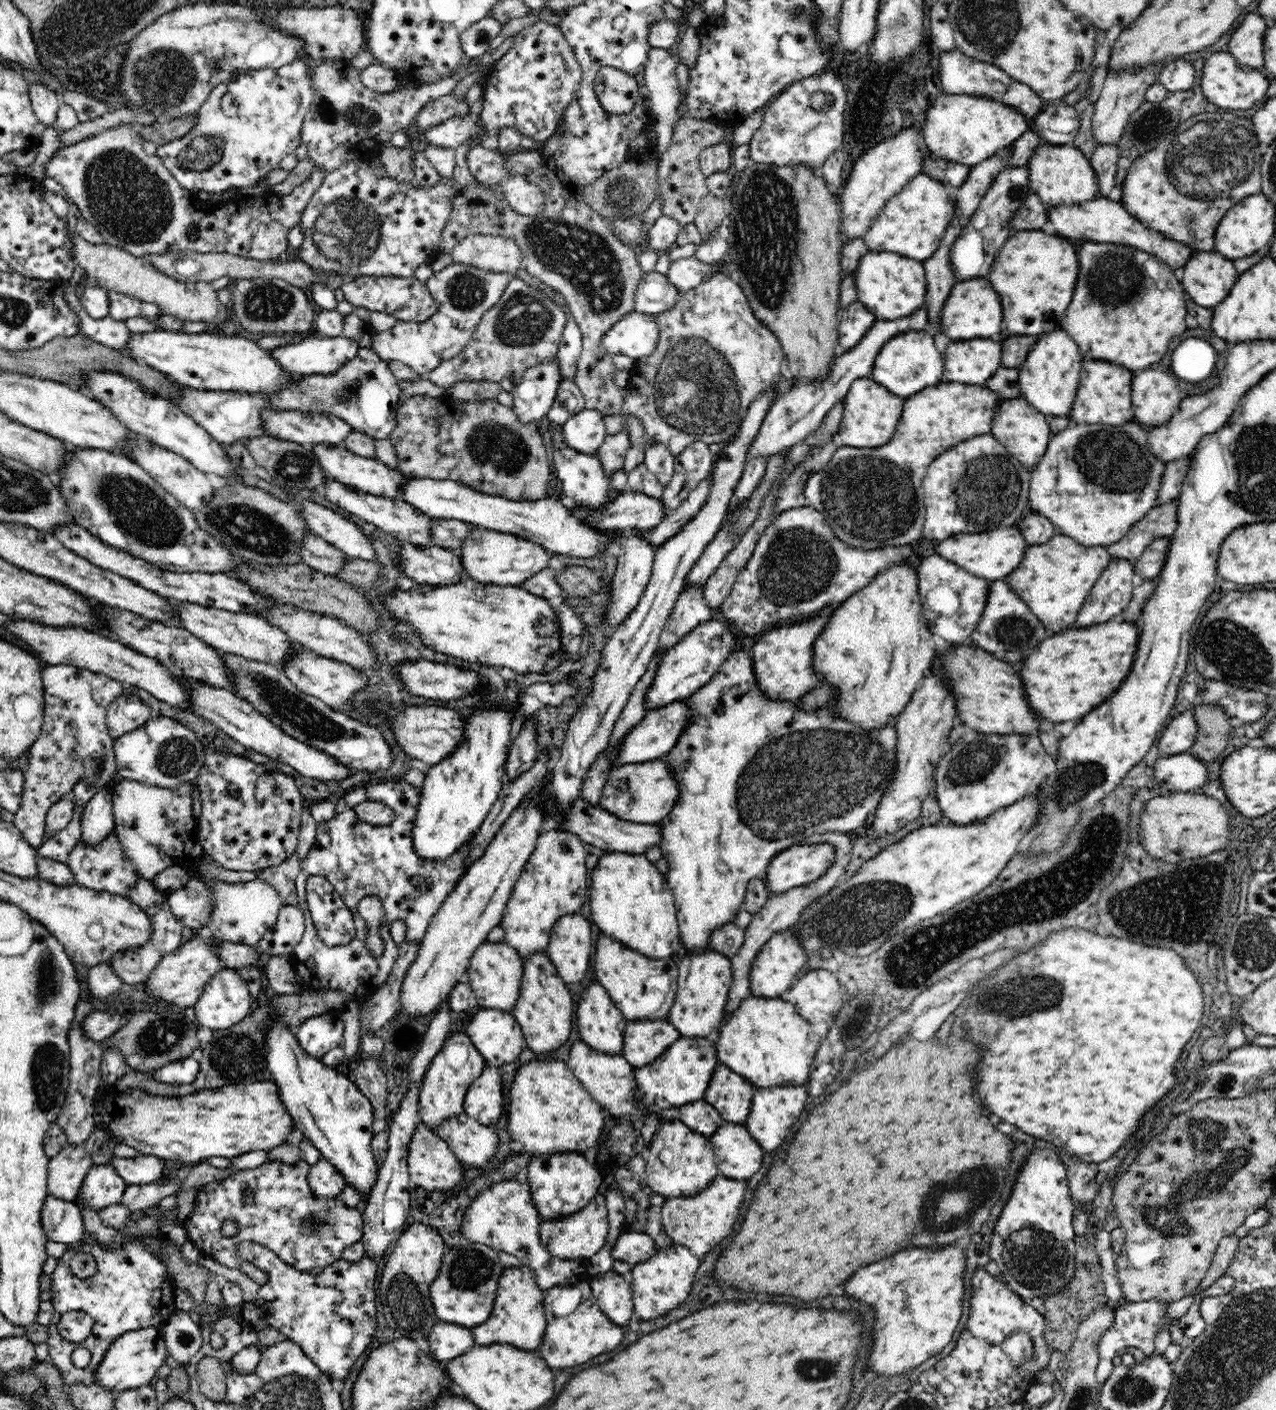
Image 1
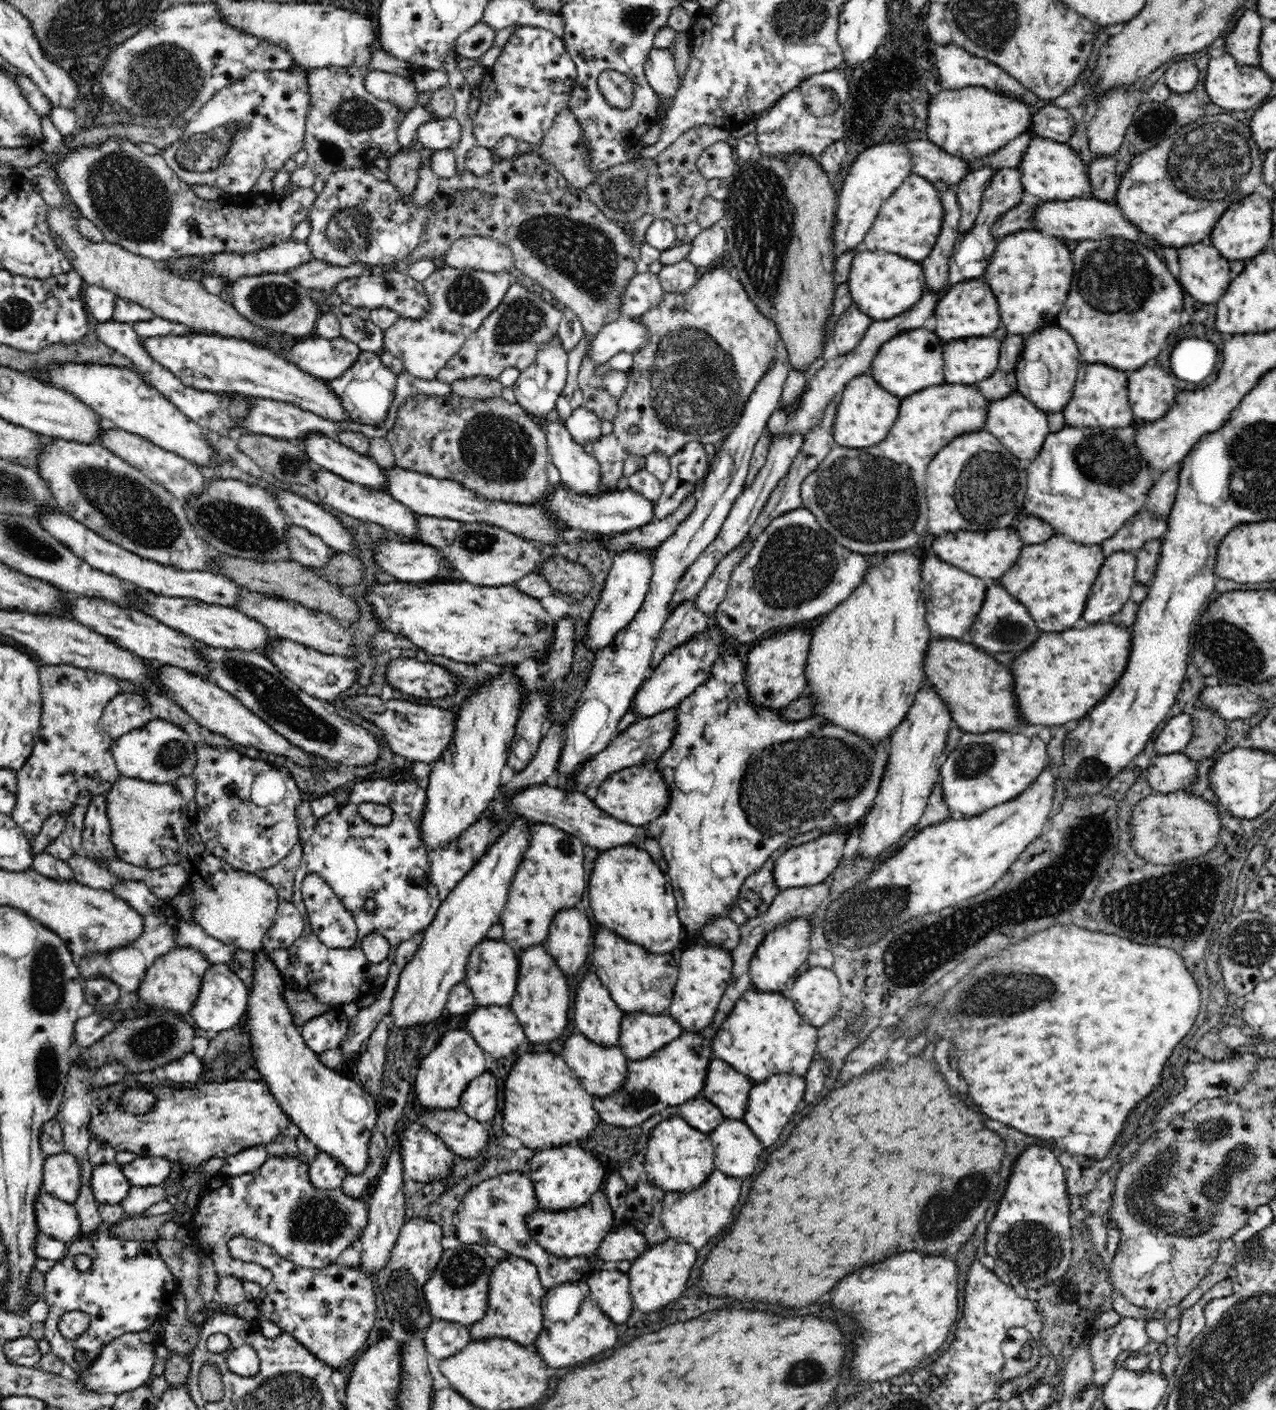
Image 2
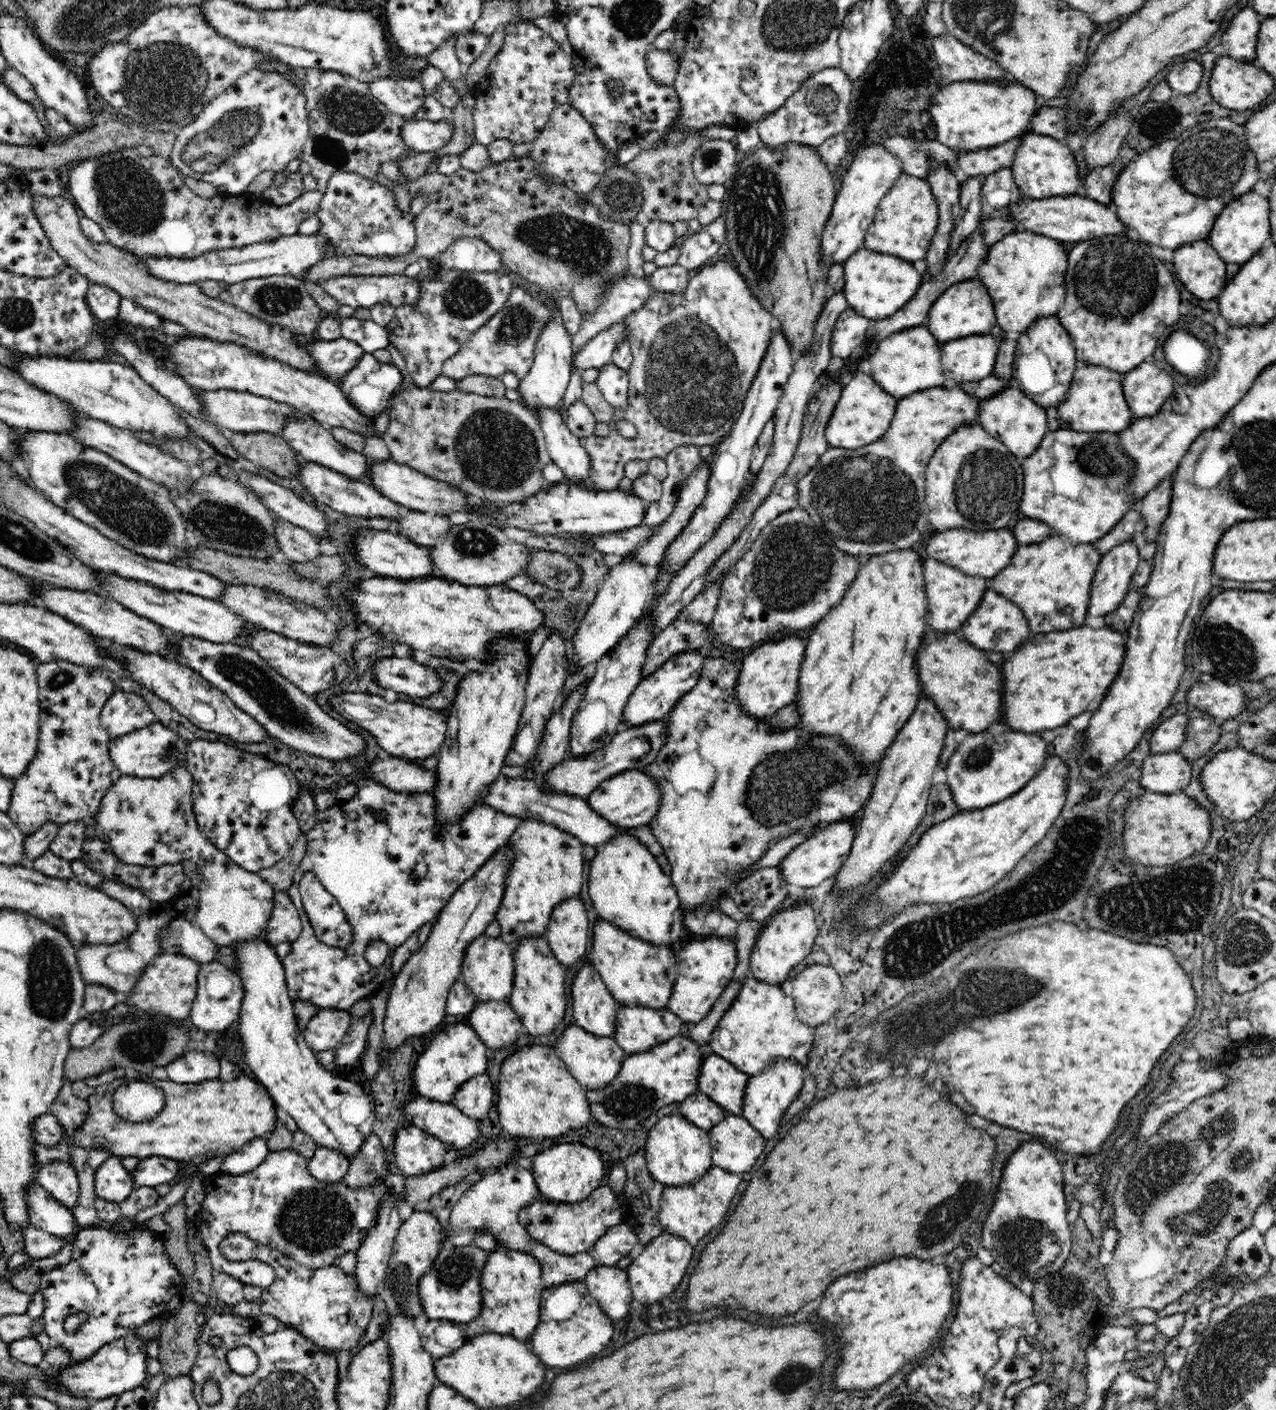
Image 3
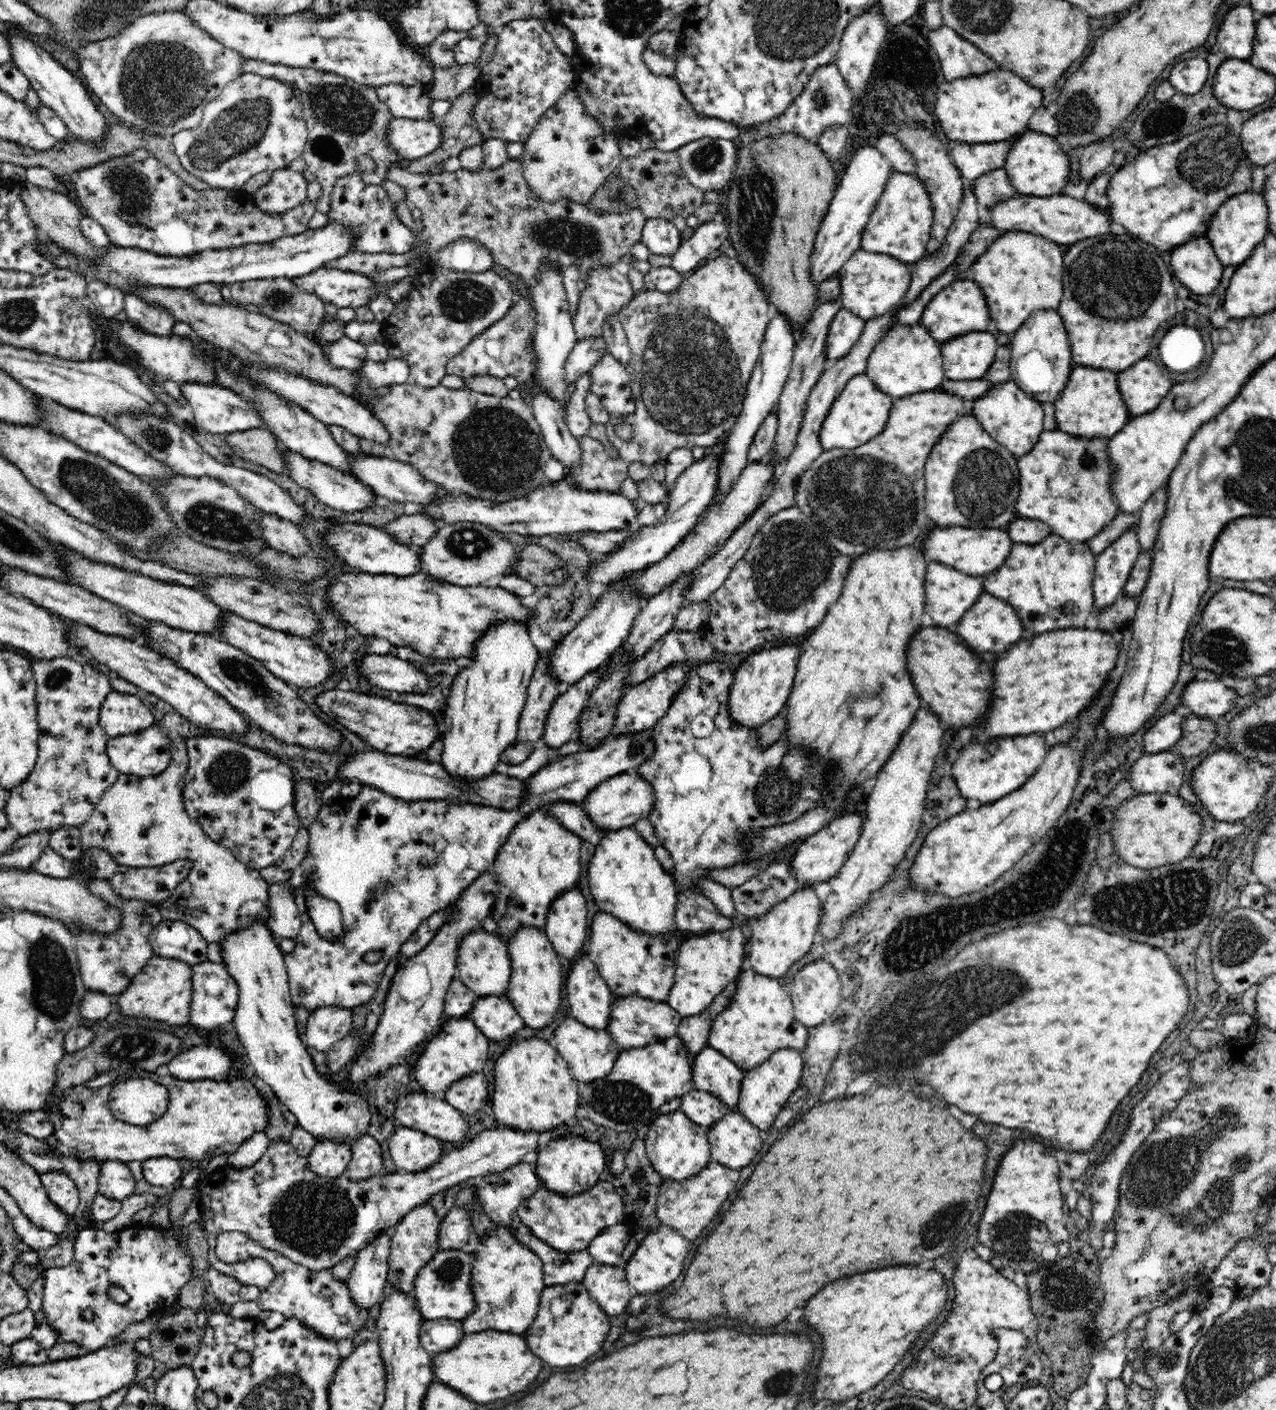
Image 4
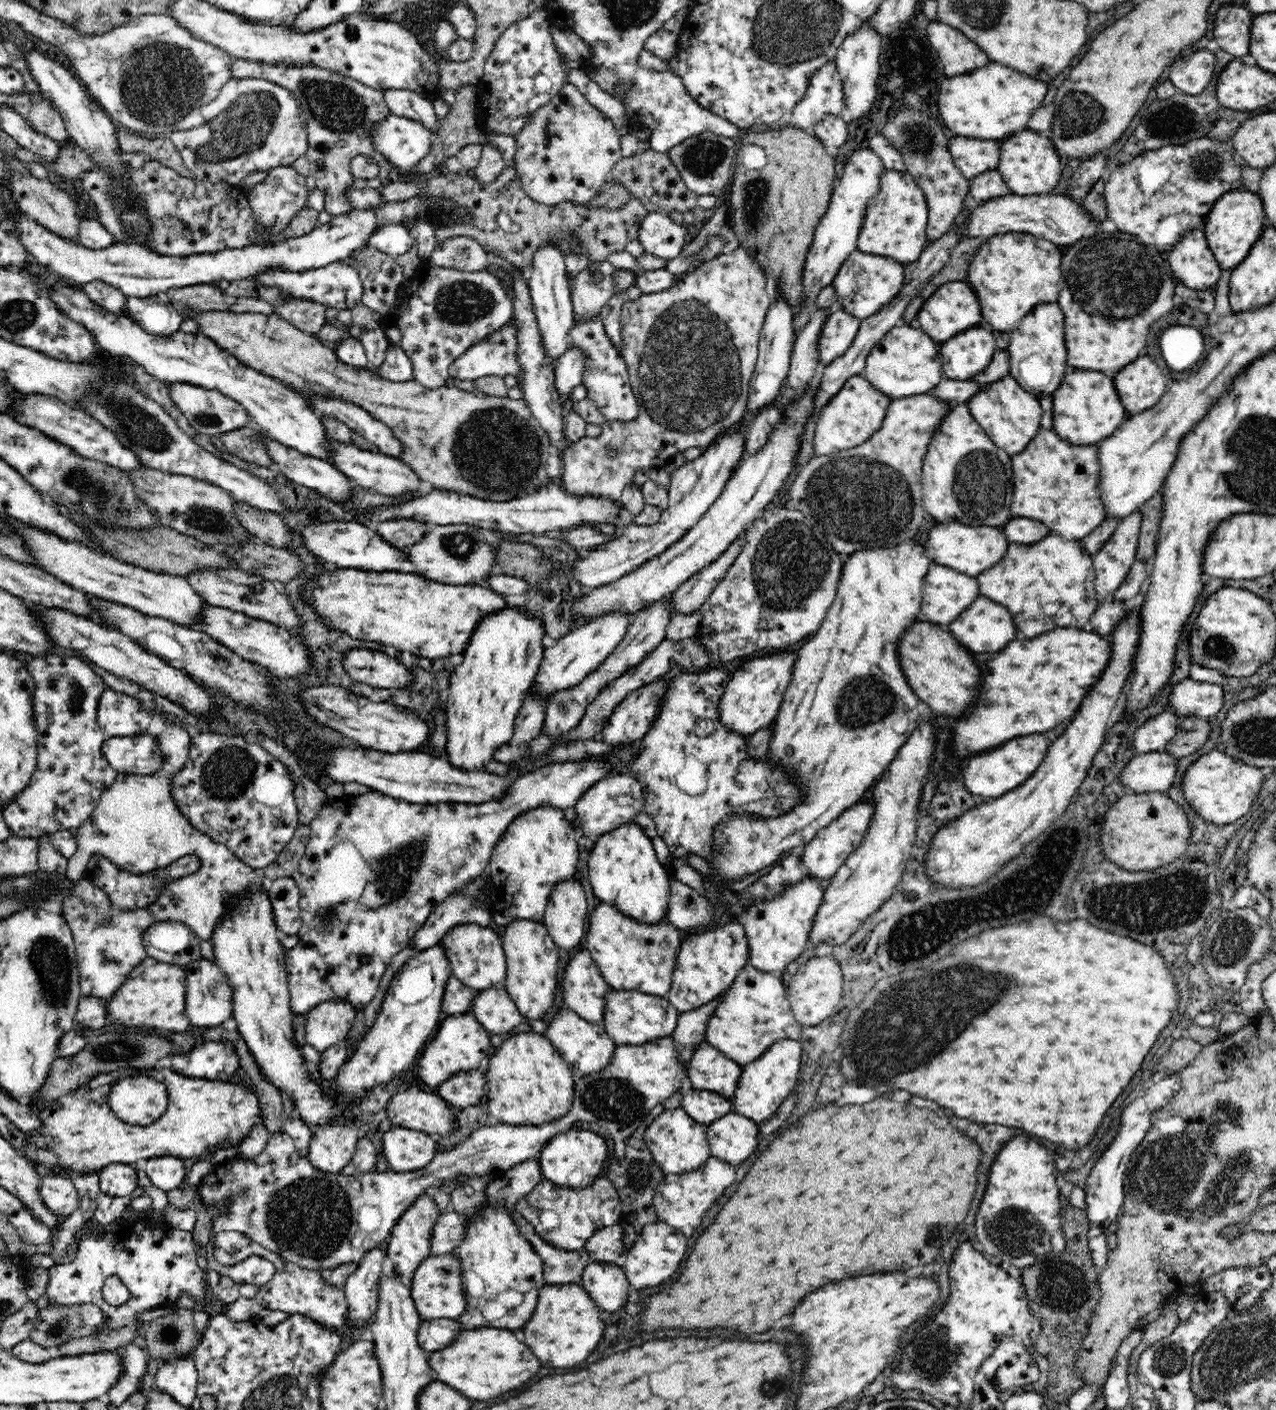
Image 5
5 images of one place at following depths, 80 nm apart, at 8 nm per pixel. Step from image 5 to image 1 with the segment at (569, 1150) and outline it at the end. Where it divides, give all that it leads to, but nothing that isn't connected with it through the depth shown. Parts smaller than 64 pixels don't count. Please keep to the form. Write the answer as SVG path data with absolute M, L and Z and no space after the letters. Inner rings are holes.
M570 1150L558 1154L534 1155L528 1167L532 1202L542 1220L562 1218L584 1208L600 1191L602 1175L596 1162L589 1162L584 1154Z

